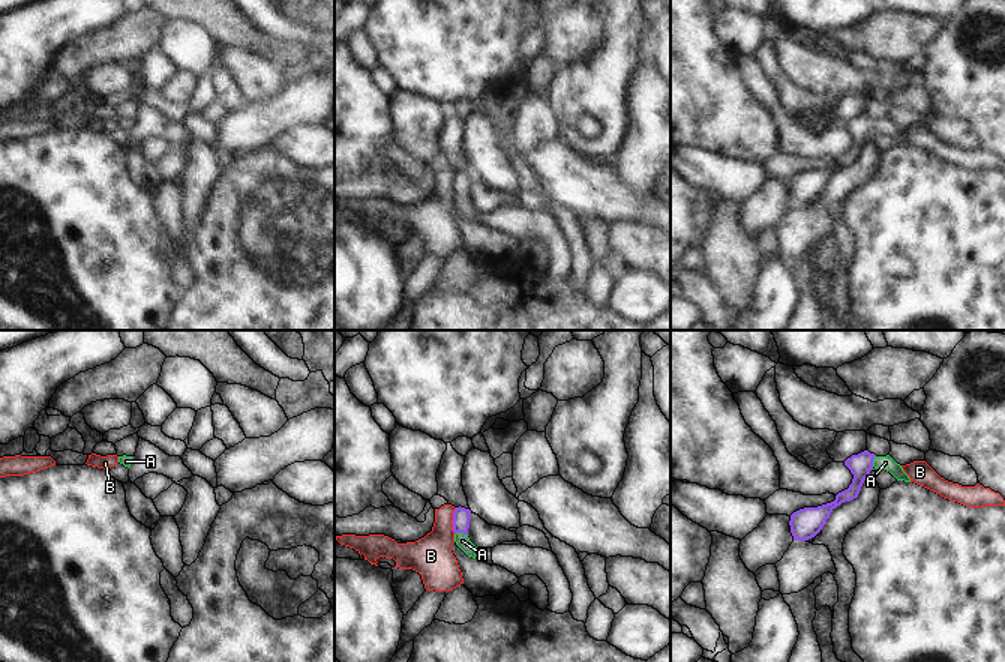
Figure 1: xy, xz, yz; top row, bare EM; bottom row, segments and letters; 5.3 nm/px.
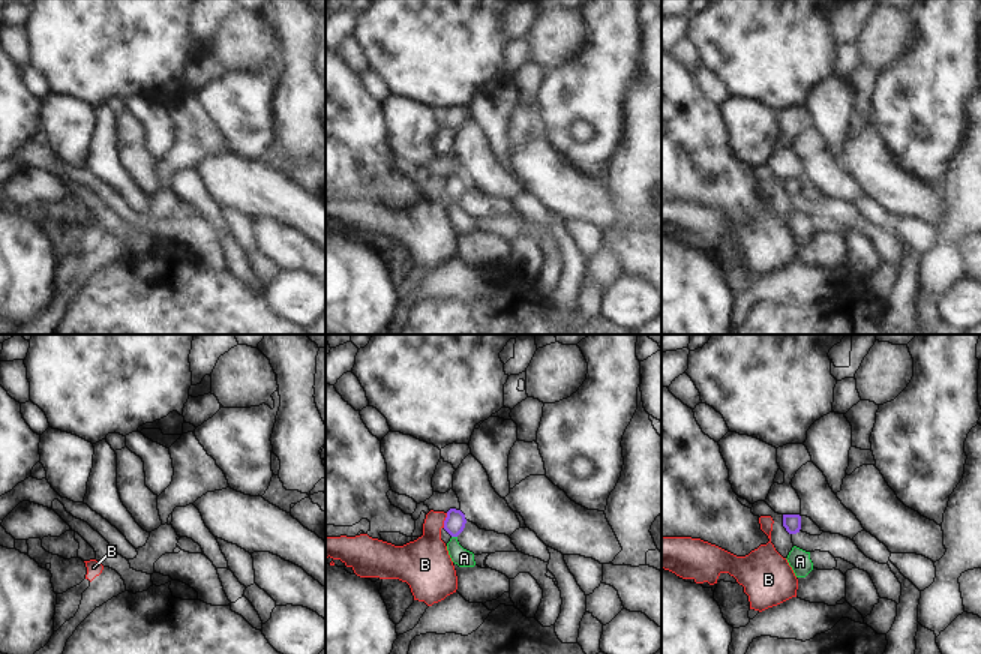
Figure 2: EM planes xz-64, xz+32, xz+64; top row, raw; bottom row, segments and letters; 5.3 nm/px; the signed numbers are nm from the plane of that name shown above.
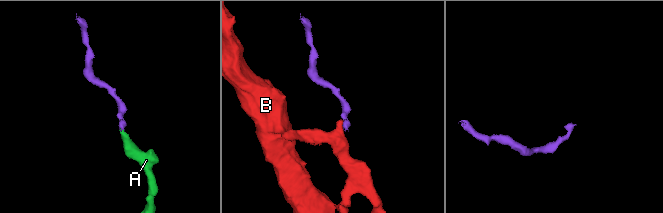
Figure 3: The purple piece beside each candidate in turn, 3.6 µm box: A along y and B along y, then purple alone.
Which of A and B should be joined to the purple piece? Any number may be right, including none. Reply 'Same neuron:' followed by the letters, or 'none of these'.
Same neuron: A

